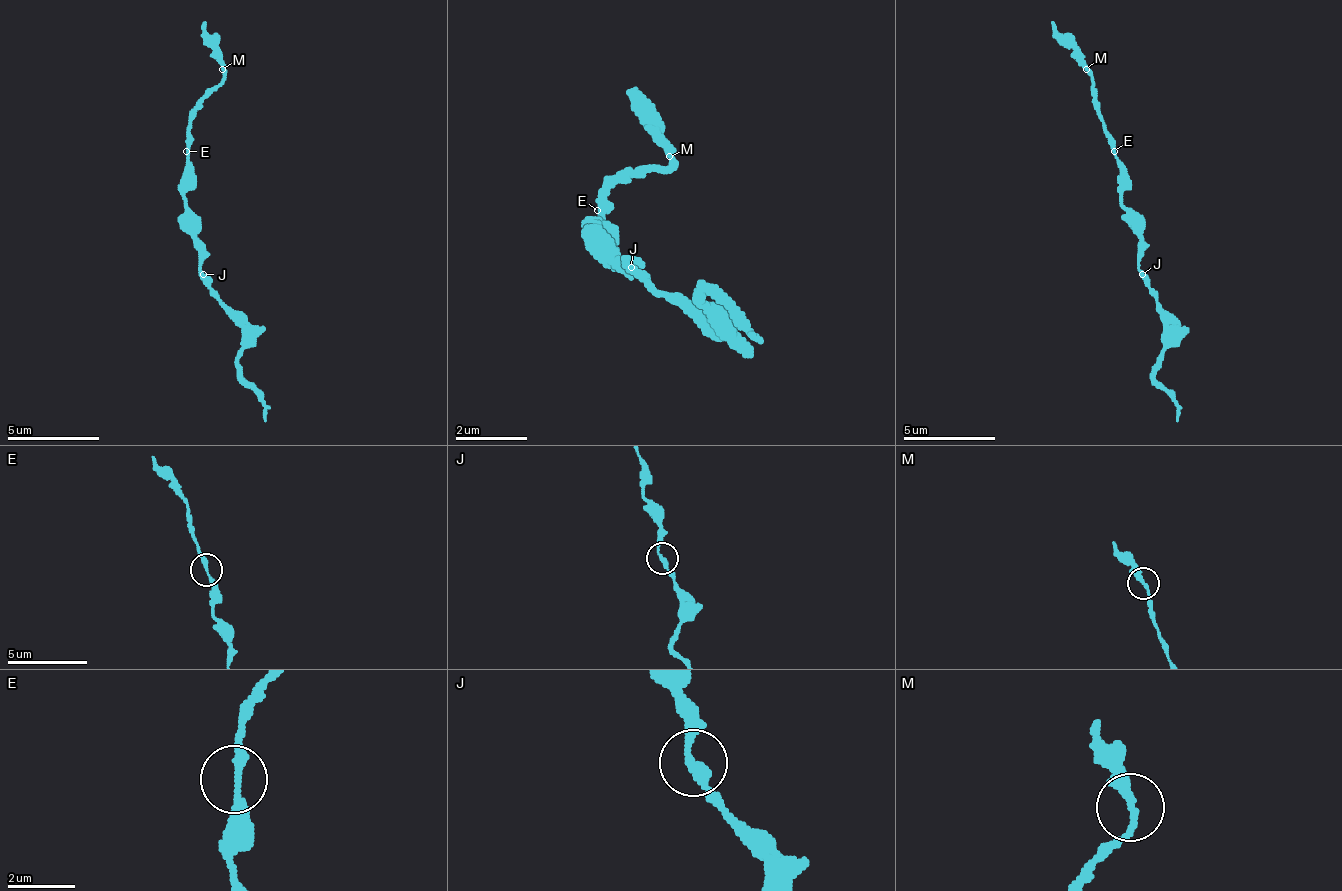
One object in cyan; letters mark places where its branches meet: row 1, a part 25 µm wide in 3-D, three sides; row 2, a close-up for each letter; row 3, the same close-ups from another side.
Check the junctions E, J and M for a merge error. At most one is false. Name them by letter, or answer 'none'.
none

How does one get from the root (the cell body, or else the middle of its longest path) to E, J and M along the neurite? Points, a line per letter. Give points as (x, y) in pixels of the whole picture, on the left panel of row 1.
E: (195, 216), (195, 211), (186, 202), (186, 151)
J: (195, 216), (195, 248), (199, 253), (199, 271), (204, 276)
M: (195, 216), (195, 211), (186, 202), (186, 133), (190, 128), (195, 105), (222, 78), (222, 69)

